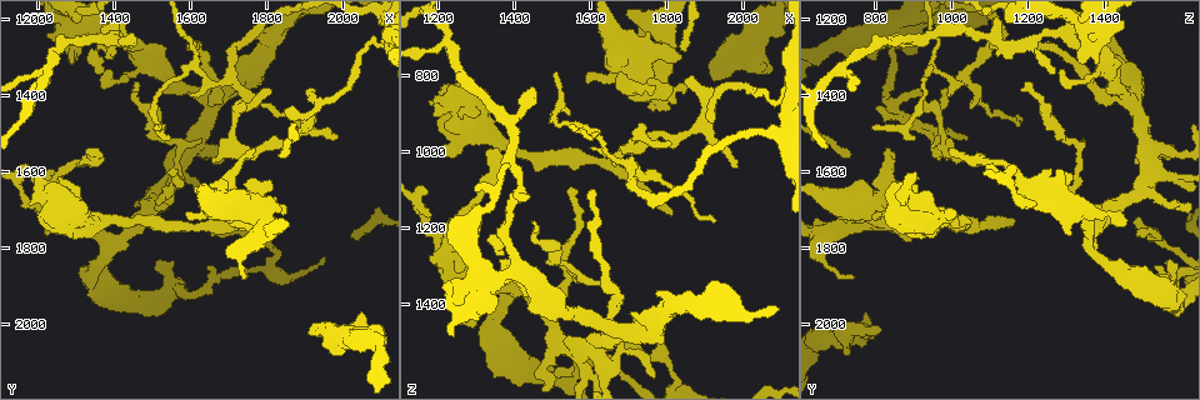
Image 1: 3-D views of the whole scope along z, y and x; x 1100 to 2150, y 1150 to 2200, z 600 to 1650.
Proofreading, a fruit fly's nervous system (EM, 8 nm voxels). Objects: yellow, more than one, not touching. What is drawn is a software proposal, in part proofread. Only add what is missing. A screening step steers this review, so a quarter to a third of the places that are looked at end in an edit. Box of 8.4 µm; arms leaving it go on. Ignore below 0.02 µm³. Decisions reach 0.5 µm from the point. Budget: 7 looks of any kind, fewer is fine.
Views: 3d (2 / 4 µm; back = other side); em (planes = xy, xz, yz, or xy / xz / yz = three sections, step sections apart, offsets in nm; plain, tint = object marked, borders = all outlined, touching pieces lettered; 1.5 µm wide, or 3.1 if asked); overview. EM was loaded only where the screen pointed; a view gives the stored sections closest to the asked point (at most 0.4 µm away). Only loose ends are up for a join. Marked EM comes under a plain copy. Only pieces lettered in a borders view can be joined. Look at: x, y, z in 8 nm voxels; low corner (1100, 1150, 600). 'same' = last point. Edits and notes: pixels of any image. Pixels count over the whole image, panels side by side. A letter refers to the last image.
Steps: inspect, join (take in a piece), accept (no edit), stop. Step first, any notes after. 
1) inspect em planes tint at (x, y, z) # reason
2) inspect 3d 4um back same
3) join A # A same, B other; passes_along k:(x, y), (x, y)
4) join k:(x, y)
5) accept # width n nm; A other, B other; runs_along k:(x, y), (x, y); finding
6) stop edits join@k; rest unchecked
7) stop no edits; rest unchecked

inspect 3d 2um at (1770, 1535, 830) # an open end

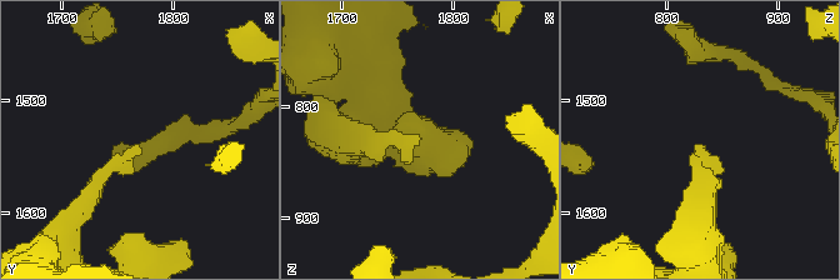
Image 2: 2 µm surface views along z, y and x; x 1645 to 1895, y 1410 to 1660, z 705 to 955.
inspect em yz step 4 borders at (1768, 1538, 828)

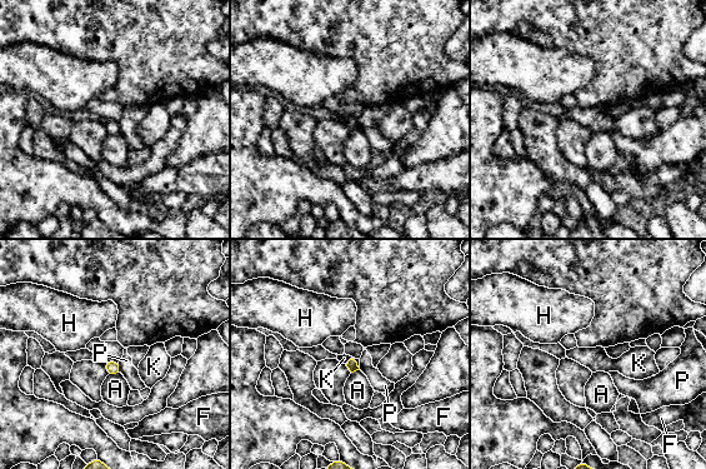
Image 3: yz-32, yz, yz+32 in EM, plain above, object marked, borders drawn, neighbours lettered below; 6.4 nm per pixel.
inspect em planes borders same

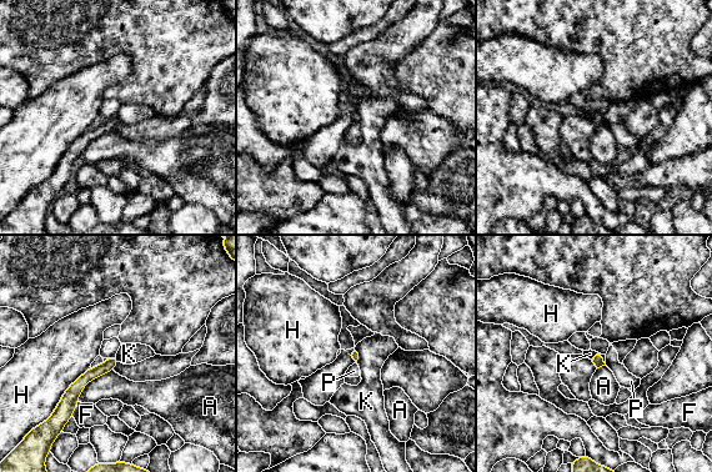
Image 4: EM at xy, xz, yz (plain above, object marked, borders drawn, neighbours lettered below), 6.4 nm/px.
accept # A other, F other, H other, K other, P other; border 4:(592, 357), (598, 355), (605, 363); no lettered piece goes on from it

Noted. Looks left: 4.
inspect 3d 2um at (1445, 1265, 845) # branch stops here

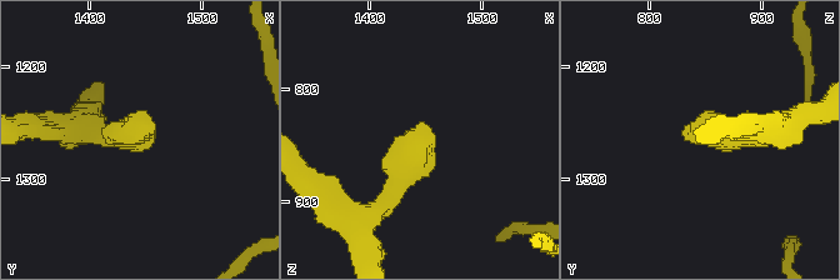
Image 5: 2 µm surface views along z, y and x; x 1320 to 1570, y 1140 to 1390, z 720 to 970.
inspect em planes borders at (1446, 1266, 838) # shape alone is not enough

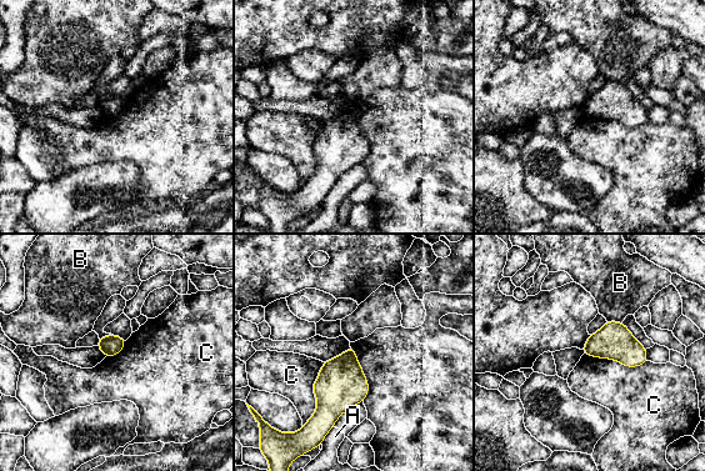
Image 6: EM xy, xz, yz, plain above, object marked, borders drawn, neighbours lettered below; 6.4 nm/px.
accept # width 140 nm; A other, B other, C other; border 6:(583, 354), (628, 366), (648, 361); no lettered piece goes on from it

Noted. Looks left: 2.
inspect em planes borders at (1185, 1600, 905) # stops while still wide

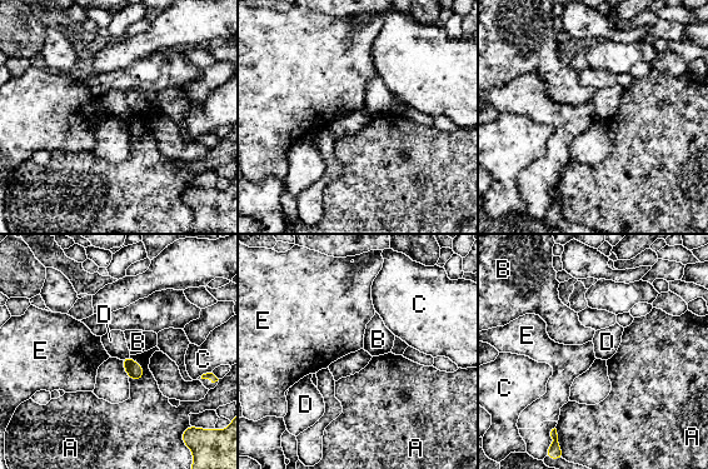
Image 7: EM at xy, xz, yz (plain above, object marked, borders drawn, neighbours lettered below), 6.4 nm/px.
accept # A other, B other, C other, D other, E other; border 7:(129, 355), (120, 359); no lettered piece goes on from it

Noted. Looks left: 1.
stop no edits; rest unchecked

